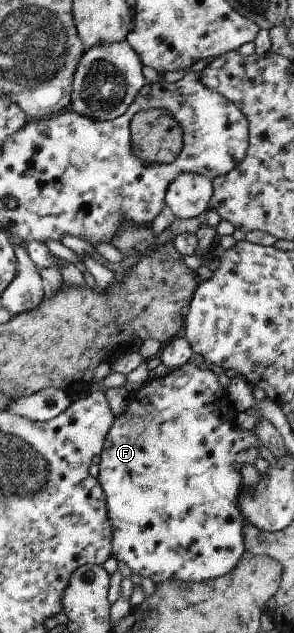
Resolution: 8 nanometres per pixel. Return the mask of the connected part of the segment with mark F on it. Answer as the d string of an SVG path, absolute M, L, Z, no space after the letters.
M188 362L184 367L172 370L164 377L148 379L140 389L130 394L126 411L115 417L113 427L100 451L101 460L97 479L101 482L104 490L108 517L112 521L112 529L114 529L114 537L112 537L114 555L112 557L117 561L124 561L132 572L138 573L142 577L150 577L156 584L172 579L186 583L201 582L223 576L237 566L246 551L244 536L246 521L238 509L238 498L242 493L240 468L244 463L253 463L255 459L258 459L258 445L262 443L253 429L242 431L241 428L234 429L230 423L224 423L222 401L226 401L226 393L220 387L220 383L218 383L212 370L203 365L197 366Z

